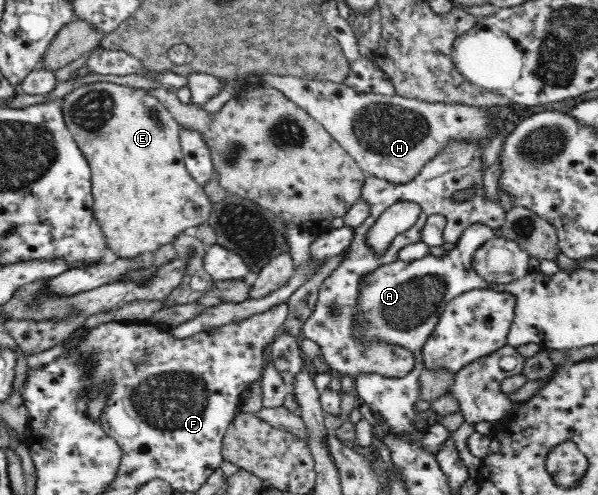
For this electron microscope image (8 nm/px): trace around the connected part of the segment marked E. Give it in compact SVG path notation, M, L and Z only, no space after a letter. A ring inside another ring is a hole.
M96 82L81 85L67 93L61 103L62 115L64 121L72 132L73 138L89 163L91 169L91 192L93 195L93 214L97 224L104 234L107 248L122 259L134 259L138 255L153 255L154 252L166 243L172 243L180 233L183 233L188 227L198 227L202 223L207 223L211 216L213 203L208 199L207 192L204 188L192 178L186 164L183 160L183 152L180 145L179 133L181 127L173 118L173 115L151 95L150 91L144 89L134 89L129 86L121 86L112 82Z

